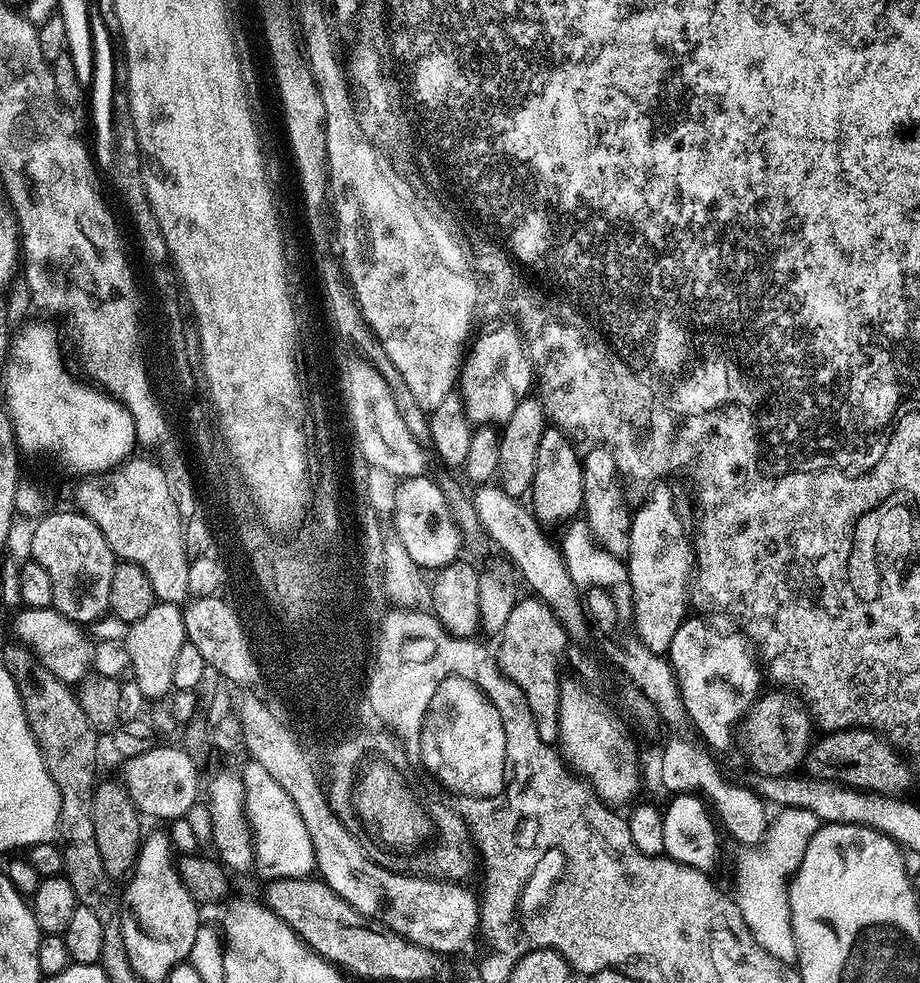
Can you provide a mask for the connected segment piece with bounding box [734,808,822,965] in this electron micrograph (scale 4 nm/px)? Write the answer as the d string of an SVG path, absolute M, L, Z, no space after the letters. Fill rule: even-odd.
M782 808L775 814L759 839L741 847L744 849L736 856L734 899L750 934L754 934L754 942L762 946L766 954L774 954L778 962L795 965L796 943L788 885L806 854L806 846L810 846L810 838L814 838L822 822L805 808Z

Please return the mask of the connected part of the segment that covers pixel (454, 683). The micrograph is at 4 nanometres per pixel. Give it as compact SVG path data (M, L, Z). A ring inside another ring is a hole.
M450 674L443 685L431 695L425 717L422 718L421 744L419 760L430 766L430 774L437 785L457 792L461 798L467 798L470 790L502 791L502 764L504 754L508 754L508 736L506 724L498 704L494 704L488 690L478 682L476 686L466 674Z

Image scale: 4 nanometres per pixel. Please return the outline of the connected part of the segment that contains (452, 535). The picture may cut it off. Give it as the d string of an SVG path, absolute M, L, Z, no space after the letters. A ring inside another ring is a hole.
M427 475L409 476L401 479L392 500L392 524L396 527L395 539L406 546L406 554L425 570L439 570L452 564L461 555L462 537L460 528L452 518L439 483L428 480Z

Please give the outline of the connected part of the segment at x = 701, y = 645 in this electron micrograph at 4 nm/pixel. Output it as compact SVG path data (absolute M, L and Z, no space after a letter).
M688 618L678 626L674 645L674 671L684 696L684 711L687 719L696 723L697 730L705 736L707 747L712 750L726 747L731 740L733 743L734 725L762 692L762 672L757 657L749 641L733 632L719 632L704 620Z

